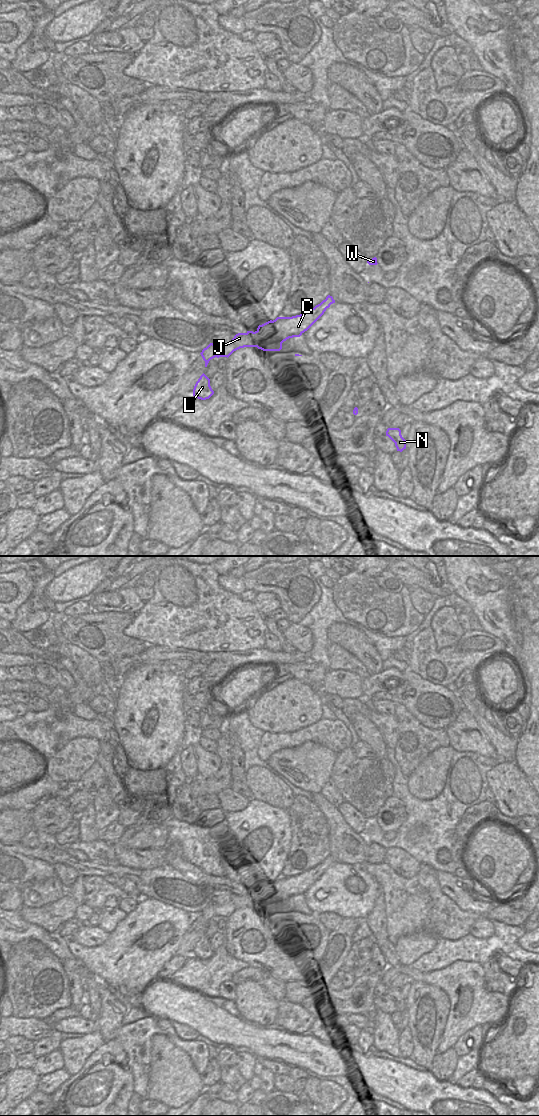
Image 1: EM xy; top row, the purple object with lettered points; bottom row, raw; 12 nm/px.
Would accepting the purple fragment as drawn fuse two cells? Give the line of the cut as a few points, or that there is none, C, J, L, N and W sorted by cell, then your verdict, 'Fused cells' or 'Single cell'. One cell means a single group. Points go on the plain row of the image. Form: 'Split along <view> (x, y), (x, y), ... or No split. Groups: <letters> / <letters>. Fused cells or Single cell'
Split along xy (294, 895), (286, 892), (264, 900), (258, 899), (255, 906). Groups: C J L W / N. Fused cells.

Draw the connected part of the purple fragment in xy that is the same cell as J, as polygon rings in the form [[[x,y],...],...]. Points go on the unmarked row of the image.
[[[328,855],[325,860],[314,868],[296,876],[292,877],[277,877],[275,880],[270,880],[262,884],[263,888],[258,891],[247,891],[246,893],[238,893],[234,898],[223,905],[216,905],[210,903],[200,913],[205,921],[205,927],[207,927],[209,921],[215,917],[229,917],[234,911],[244,907],[256,907],[257,900],[263,901],[276,897],[279,894],[286,894],[292,892],[294,897],[300,897],[305,891],[307,891],[330,867],[335,863],[332,856]]]

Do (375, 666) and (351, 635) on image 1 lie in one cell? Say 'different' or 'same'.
same

